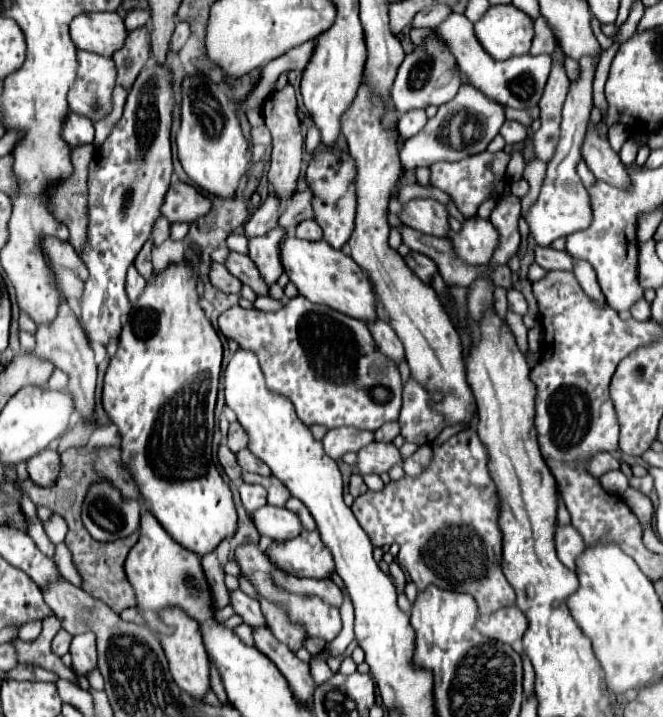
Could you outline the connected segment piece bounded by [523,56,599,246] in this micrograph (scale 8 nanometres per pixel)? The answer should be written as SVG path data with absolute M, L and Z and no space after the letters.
M583 56L577 60L581 74L579 78L571 84L565 106L563 106L563 118L561 118L561 134L559 134L559 144L553 154L553 158L547 164L547 172L543 178L541 192L537 200L531 204L527 212L523 212L527 224L529 224L529 234L539 246L549 246L553 240L561 236L569 236L577 230L583 230L591 224L591 206L589 206L589 196L587 190L581 182L581 178L575 172L575 166L581 158L581 142L587 130L589 122L589 112L593 108L593 96L591 96L591 86L593 86L593 74L599 64L599 56Z

